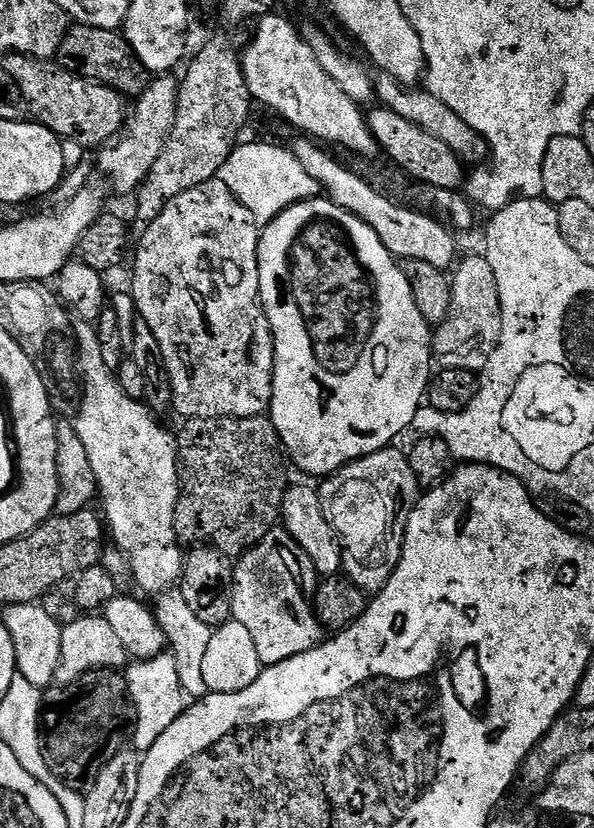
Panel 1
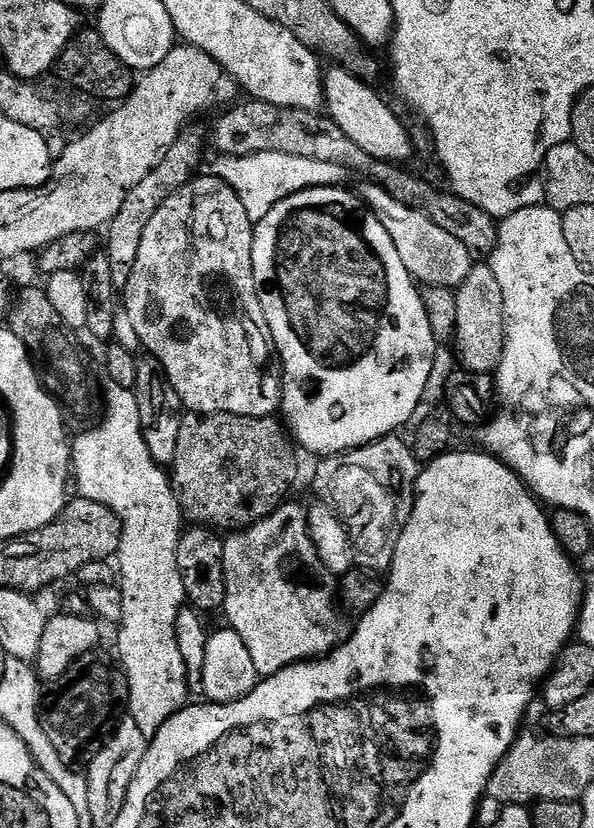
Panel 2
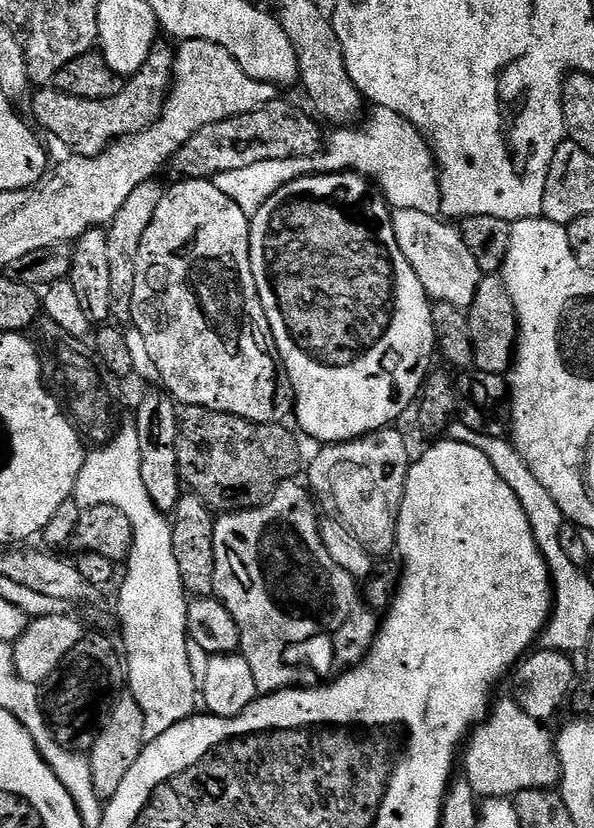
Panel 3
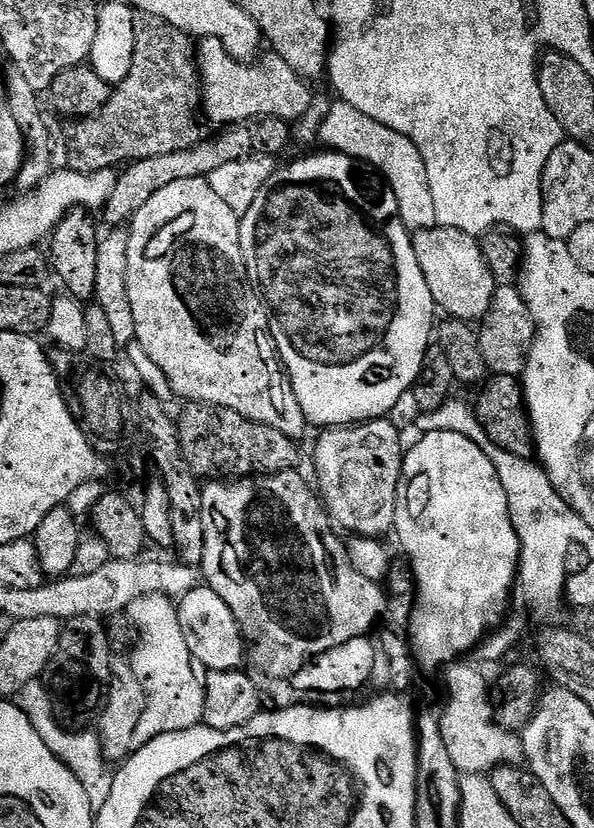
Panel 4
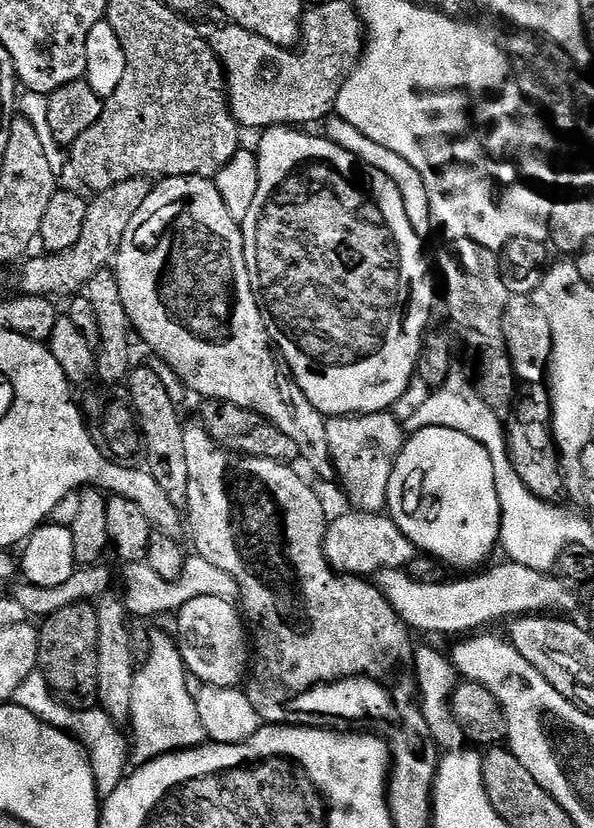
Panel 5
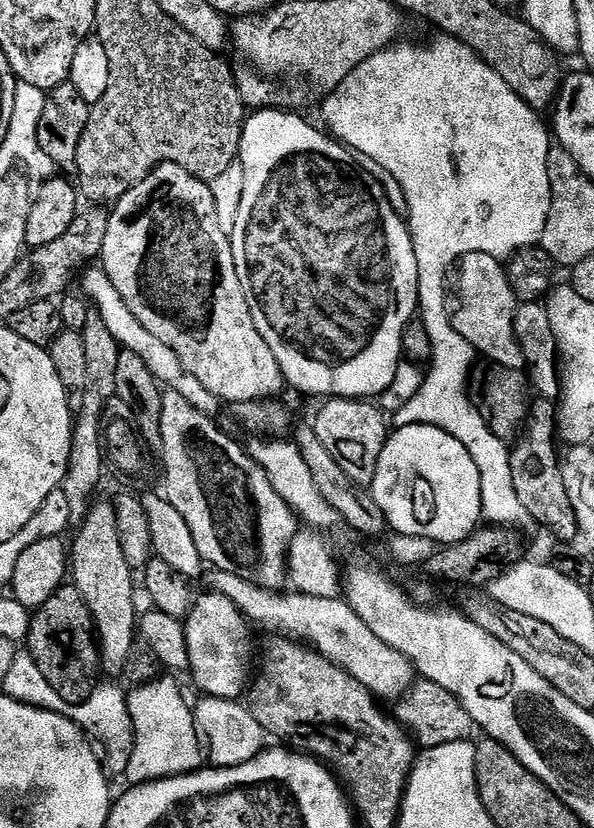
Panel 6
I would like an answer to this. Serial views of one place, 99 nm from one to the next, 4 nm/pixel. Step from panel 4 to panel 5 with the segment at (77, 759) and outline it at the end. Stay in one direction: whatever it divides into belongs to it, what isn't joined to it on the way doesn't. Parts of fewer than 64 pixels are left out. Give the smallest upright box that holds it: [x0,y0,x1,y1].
[11,670,130,797]

